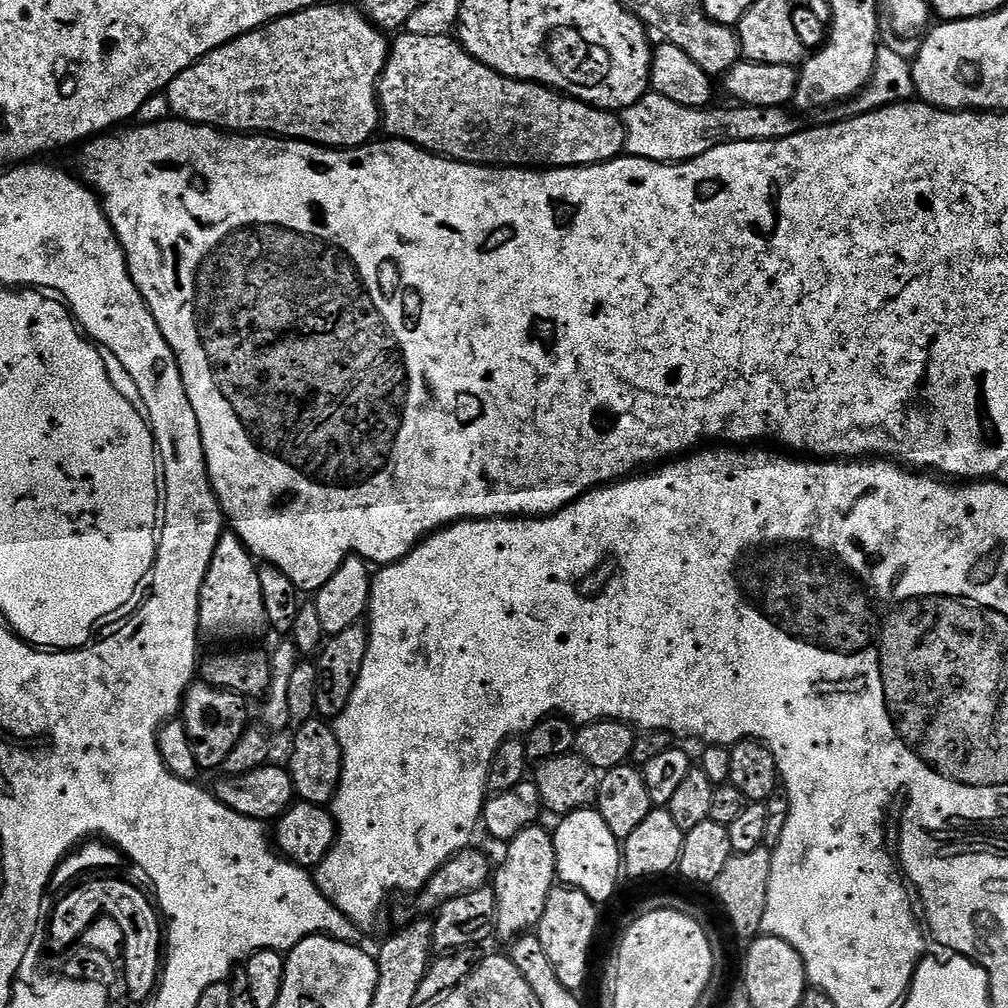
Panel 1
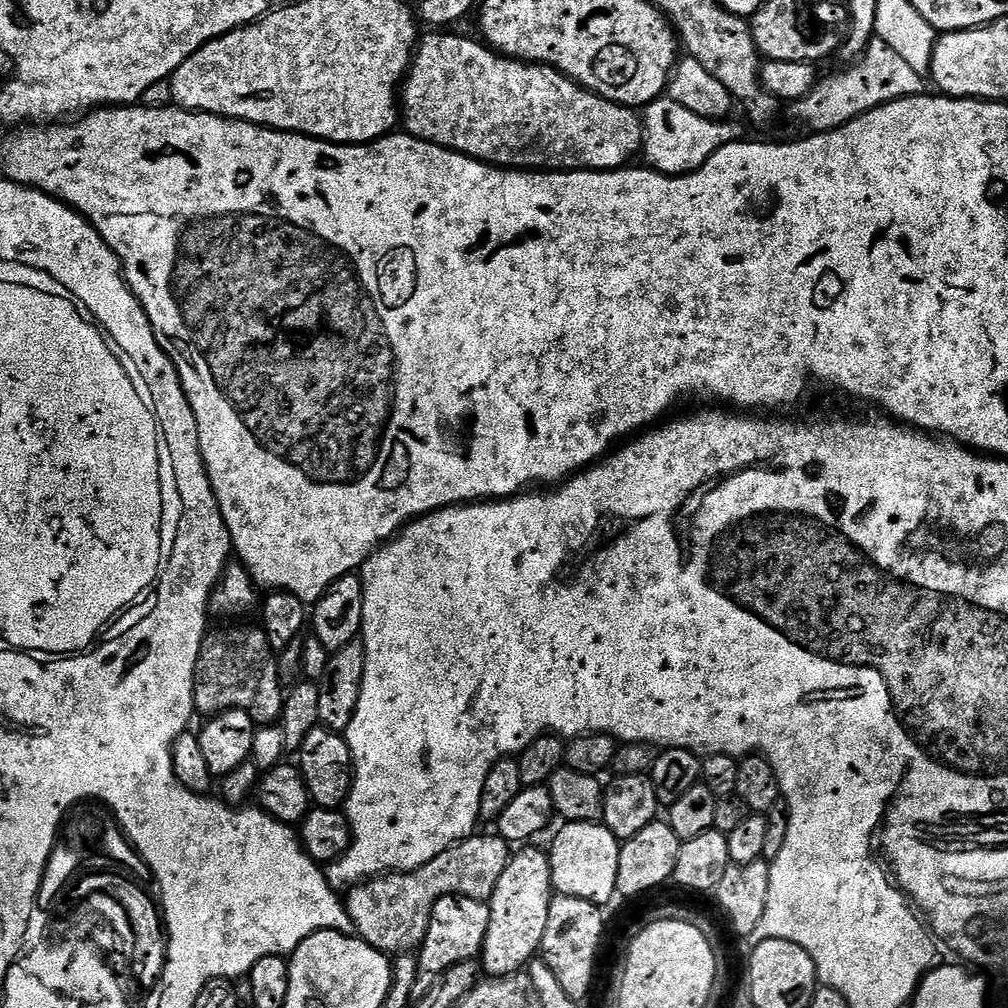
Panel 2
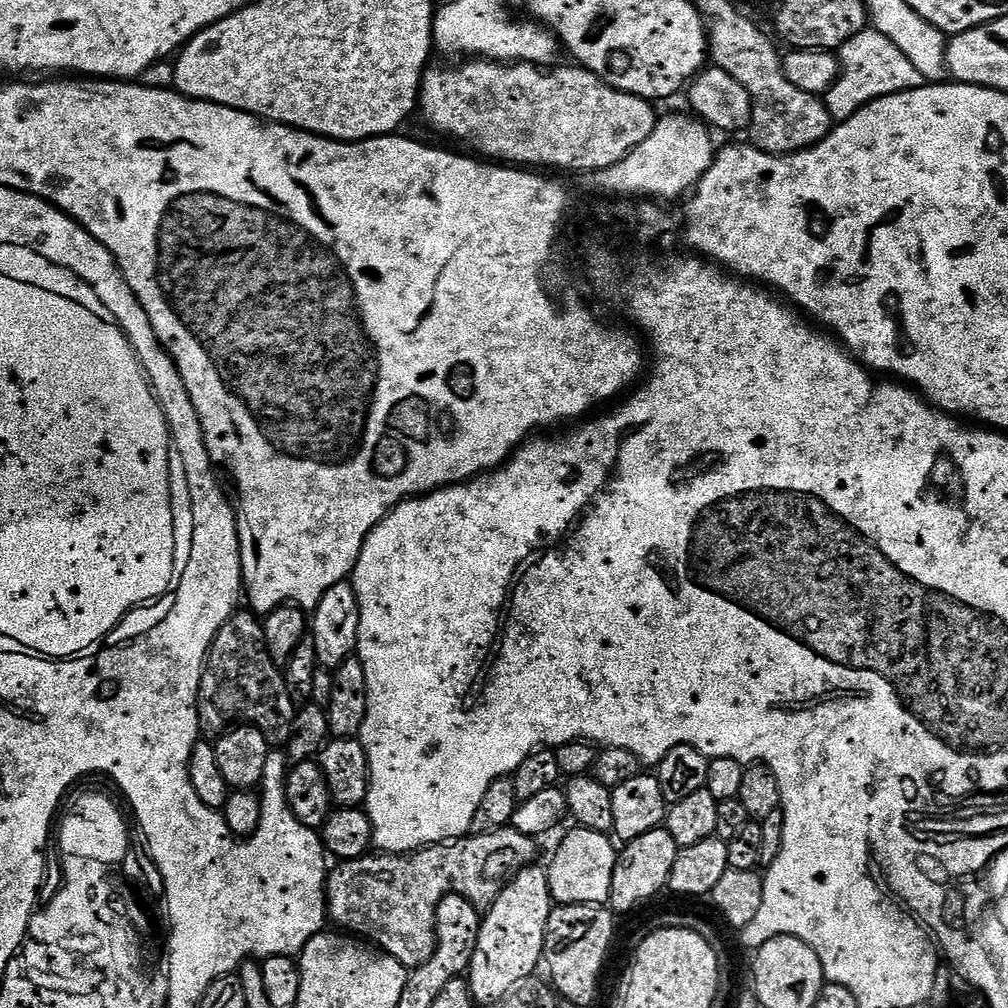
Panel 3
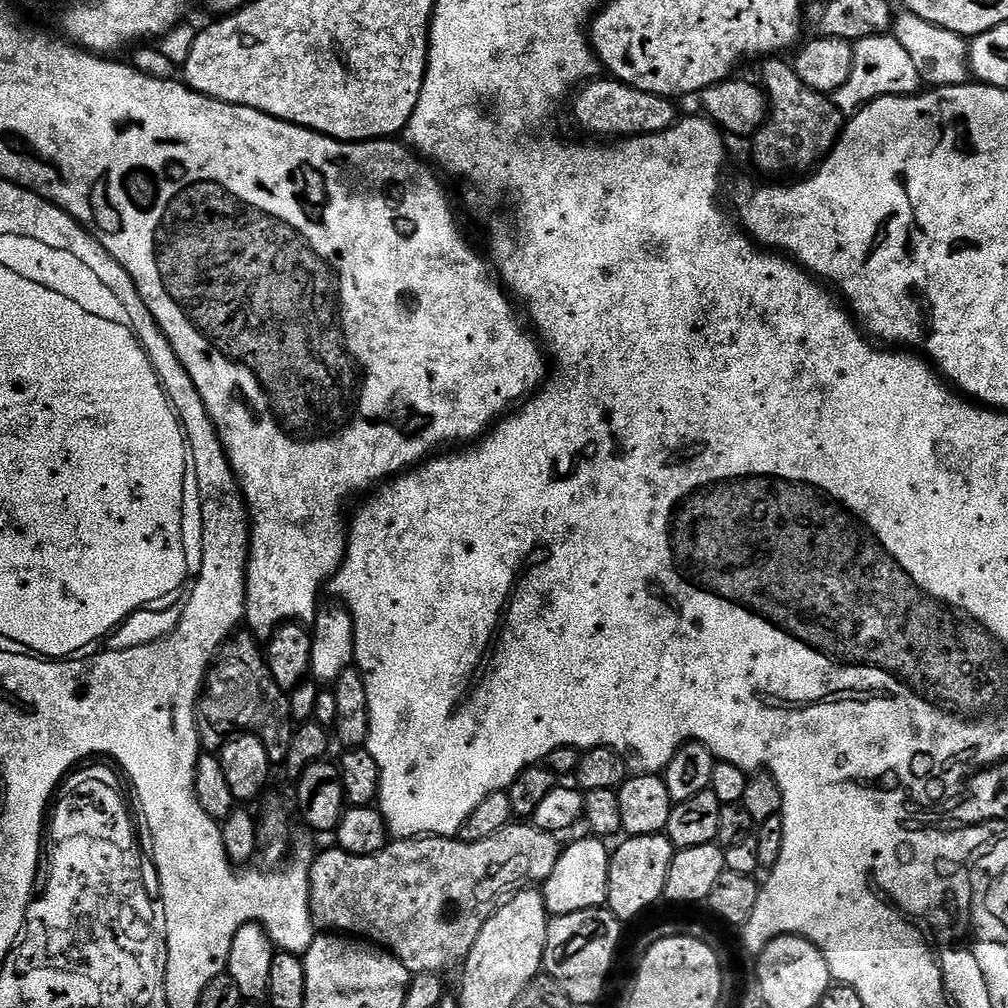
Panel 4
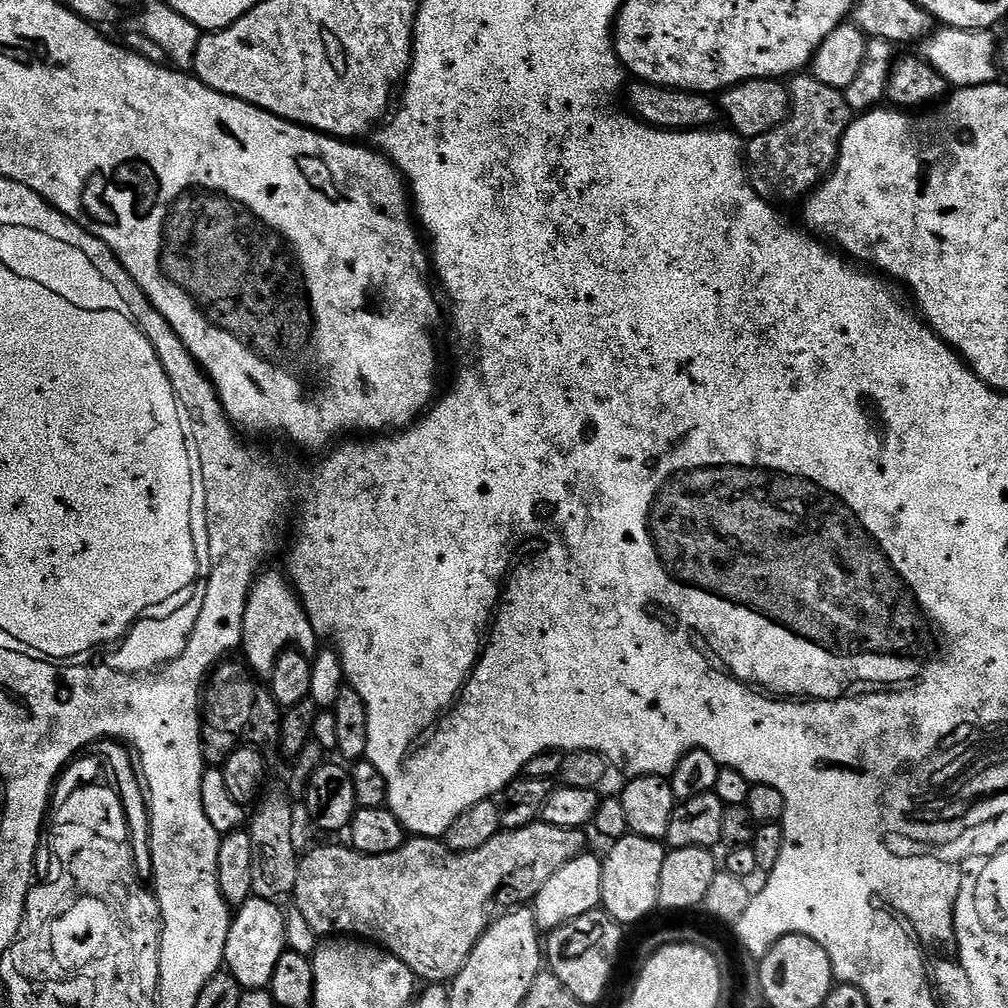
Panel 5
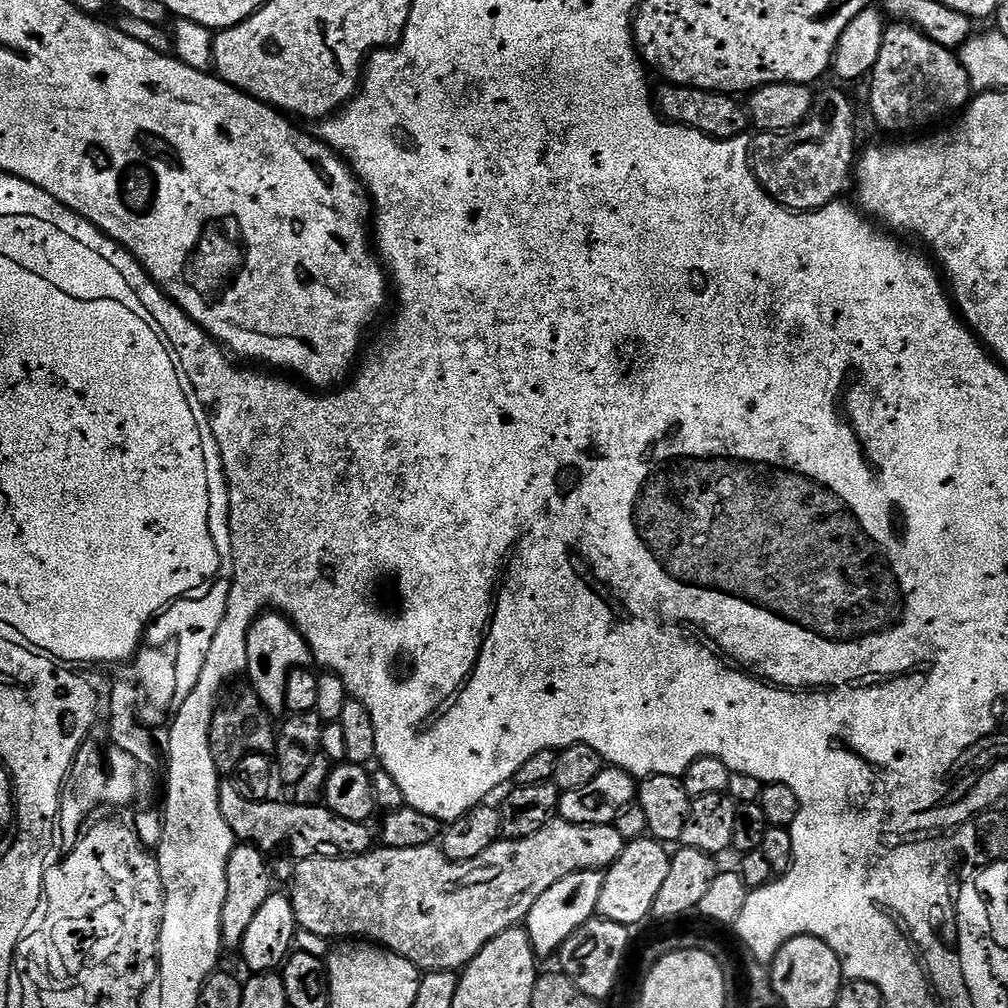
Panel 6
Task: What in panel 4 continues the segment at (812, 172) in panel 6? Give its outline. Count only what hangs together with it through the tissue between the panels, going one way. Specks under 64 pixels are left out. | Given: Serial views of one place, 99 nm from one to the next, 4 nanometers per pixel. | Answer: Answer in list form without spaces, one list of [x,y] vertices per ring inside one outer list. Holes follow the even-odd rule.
[[[768,58],[763,61],[764,64],[760,68],[760,77],[758,77],[759,83],[762,85],[767,97],[768,97],[768,107],[770,109],[770,115],[767,120],[765,120],[764,125],[756,131],[756,135],[751,137],[750,144],[752,144],[752,160],[756,163],[756,168],[760,172],[765,172],[765,177],[768,178],[780,178],[783,172],[800,172],[796,174],[804,174],[809,170],[815,169],[817,165],[823,161],[824,157],[832,151],[832,147],[835,146],[836,141],[839,140],[841,132],[844,130],[844,125],[846,123],[846,117],[840,113],[838,106],[836,105],[835,99],[831,95],[819,92],[818,90],[810,90],[806,86],[806,82],[802,82],[802,78],[798,78],[795,67],[791,63],[788,64],[784,61],[784,58]]]

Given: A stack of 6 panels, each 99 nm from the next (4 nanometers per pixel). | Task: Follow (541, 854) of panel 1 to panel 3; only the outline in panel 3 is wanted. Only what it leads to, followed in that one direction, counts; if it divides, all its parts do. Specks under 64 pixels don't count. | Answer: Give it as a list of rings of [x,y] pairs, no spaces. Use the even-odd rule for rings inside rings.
[[[529,866],[517,872],[505,884],[491,908],[483,913],[478,942],[474,946],[472,961],[466,979],[477,1005],[494,1006],[518,982],[533,975],[544,959],[546,922],[550,918],[554,901],[548,885],[548,873],[543,867]]]

